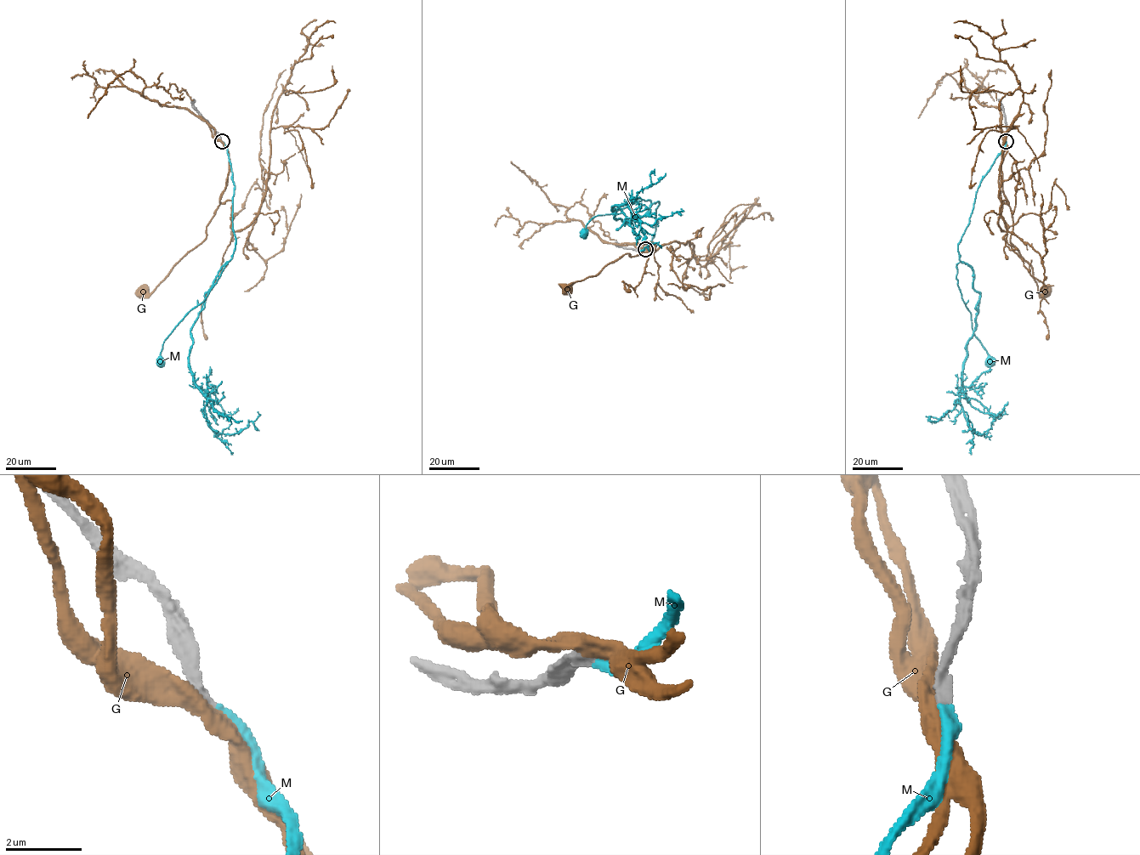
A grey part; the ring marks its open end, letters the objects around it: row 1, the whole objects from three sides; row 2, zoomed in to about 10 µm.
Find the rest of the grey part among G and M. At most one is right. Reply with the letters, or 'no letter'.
M

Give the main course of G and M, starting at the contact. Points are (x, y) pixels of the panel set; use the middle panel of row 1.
G: (645, 248), (652, 246), (648, 246), (639, 255), (626, 253), (609, 263), (597, 274), (567, 285), (566, 288)
M: (645, 248), (655, 233), (658, 201), (642, 200), (611, 214), (595, 216), (586, 224), (584, 234)

